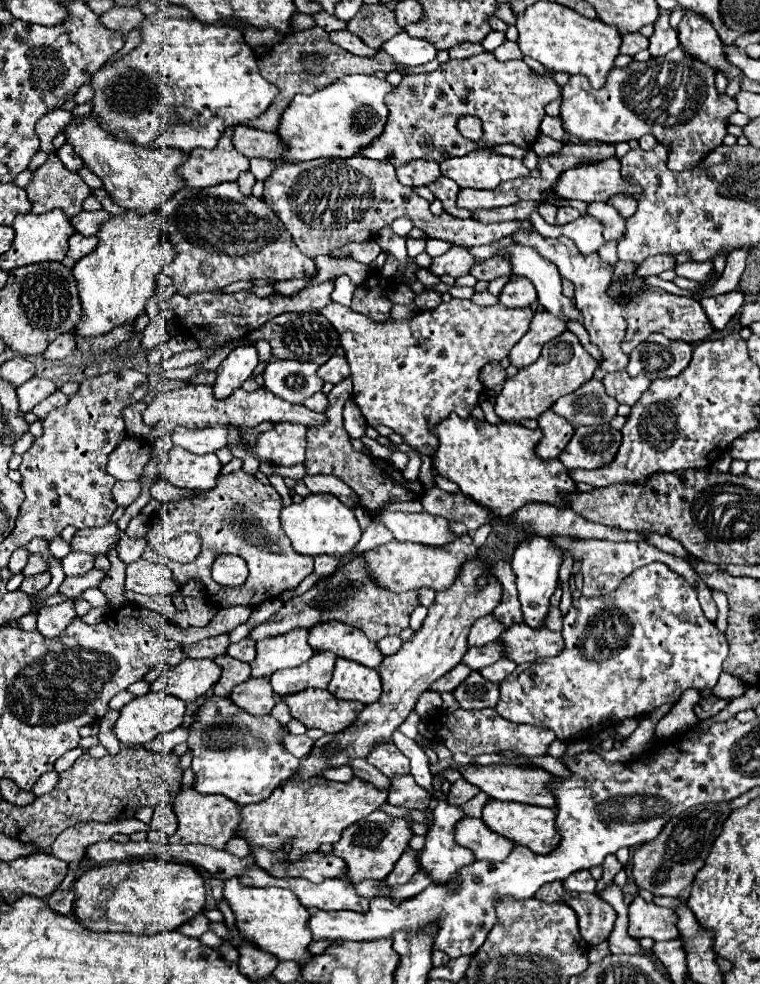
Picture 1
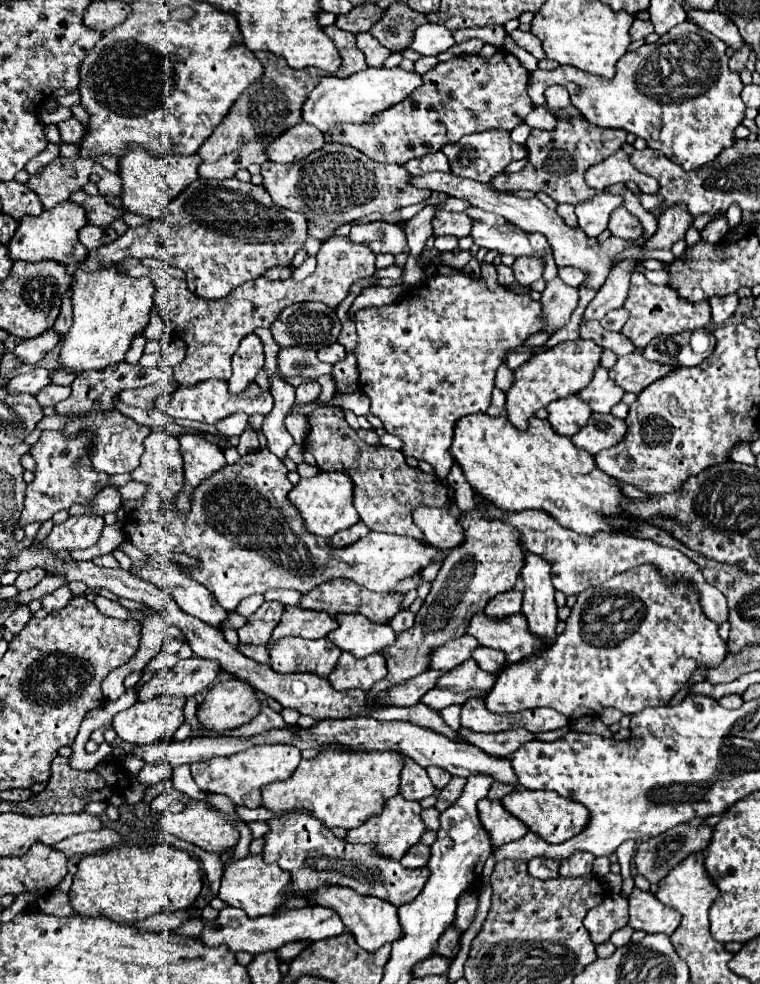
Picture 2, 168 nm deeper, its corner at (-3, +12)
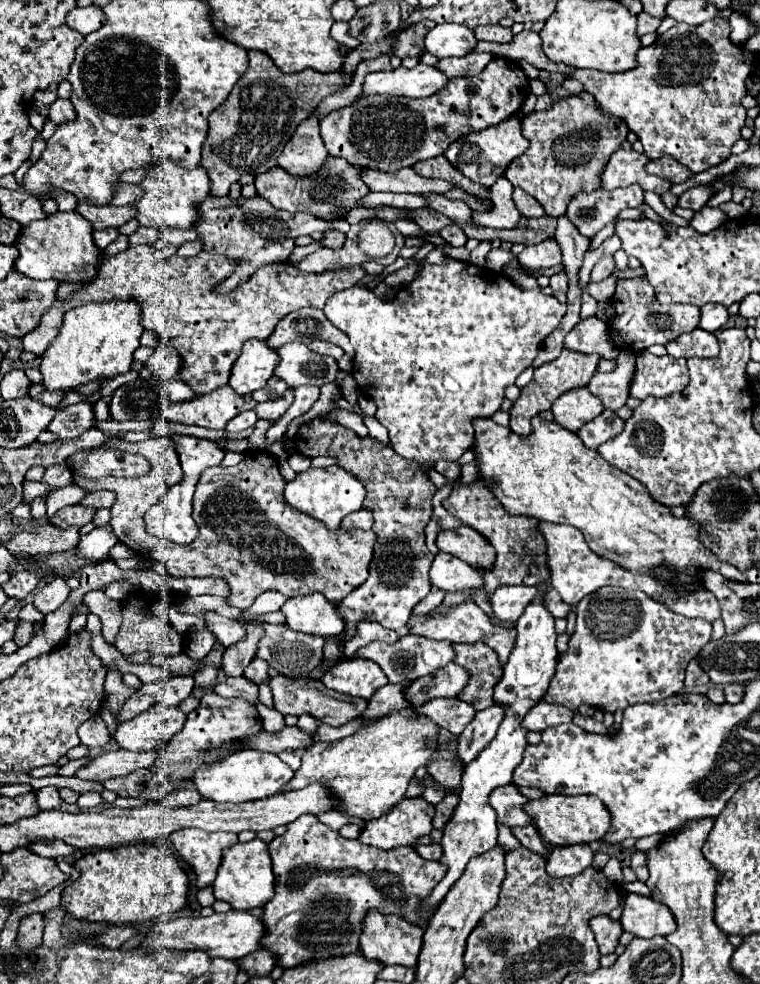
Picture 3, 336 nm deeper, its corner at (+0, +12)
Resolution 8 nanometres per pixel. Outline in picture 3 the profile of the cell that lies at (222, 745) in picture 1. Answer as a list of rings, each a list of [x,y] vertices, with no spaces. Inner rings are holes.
[[[242,749],[212,765],[202,765],[202,769],[196,769],[192,783],[202,793],[204,799],[220,801],[220,803],[244,803],[244,801],[256,801],[280,793],[280,789],[292,777],[294,771],[290,769],[290,765],[280,761],[278,755],[264,753],[258,749]]]

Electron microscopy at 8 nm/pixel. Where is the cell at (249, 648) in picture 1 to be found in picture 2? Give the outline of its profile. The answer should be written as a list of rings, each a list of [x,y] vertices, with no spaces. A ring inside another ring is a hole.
[[[237,645],[239,647],[239,651],[245,655],[245,657],[249,657],[249,659],[253,659],[253,661],[257,661],[257,663],[263,663],[263,665],[267,665],[269,663],[269,657],[267,657],[267,647],[261,647],[261,645]]]

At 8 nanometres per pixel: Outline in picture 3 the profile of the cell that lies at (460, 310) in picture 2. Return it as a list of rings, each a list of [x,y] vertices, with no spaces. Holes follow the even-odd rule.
[[[450,259],[448,263],[442,263],[442,265],[430,265],[430,263],[424,263],[420,265],[420,273],[418,277],[402,287],[394,299],[390,301],[384,301],[384,299],[378,299],[378,297],[372,297],[370,295],[370,289],[368,287],[350,287],[346,291],[340,291],[340,293],[334,293],[324,309],[326,317],[330,319],[330,323],[334,327],[338,327],[340,331],[344,331],[350,339],[350,343],[354,345],[354,379],[360,387],[362,393],[366,393],[368,397],[372,397],[372,401],[376,403],[378,411],[376,411],[376,419],[390,431],[390,445],[392,449],[408,459],[408,461],[414,461],[414,463],[426,463],[426,465],[434,465],[436,461],[458,461],[462,457],[462,453],[466,449],[470,449],[472,445],[472,437],[474,437],[474,429],[472,429],[472,419],[476,417],[492,417],[500,405],[502,405],[502,399],[504,399],[504,387],[512,385],[516,381],[516,377],[532,365],[534,357],[536,357],[536,351],[540,347],[540,343],[558,327],[560,319],[564,317],[566,313],[566,305],[562,305],[554,295],[544,295],[540,291],[524,291],[520,287],[516,287],[510,279],[506,279],[502,273],[494,273],[486,267],[476,267],[472,263],[466,263],[466,261],[456,261],[456,259]]]

